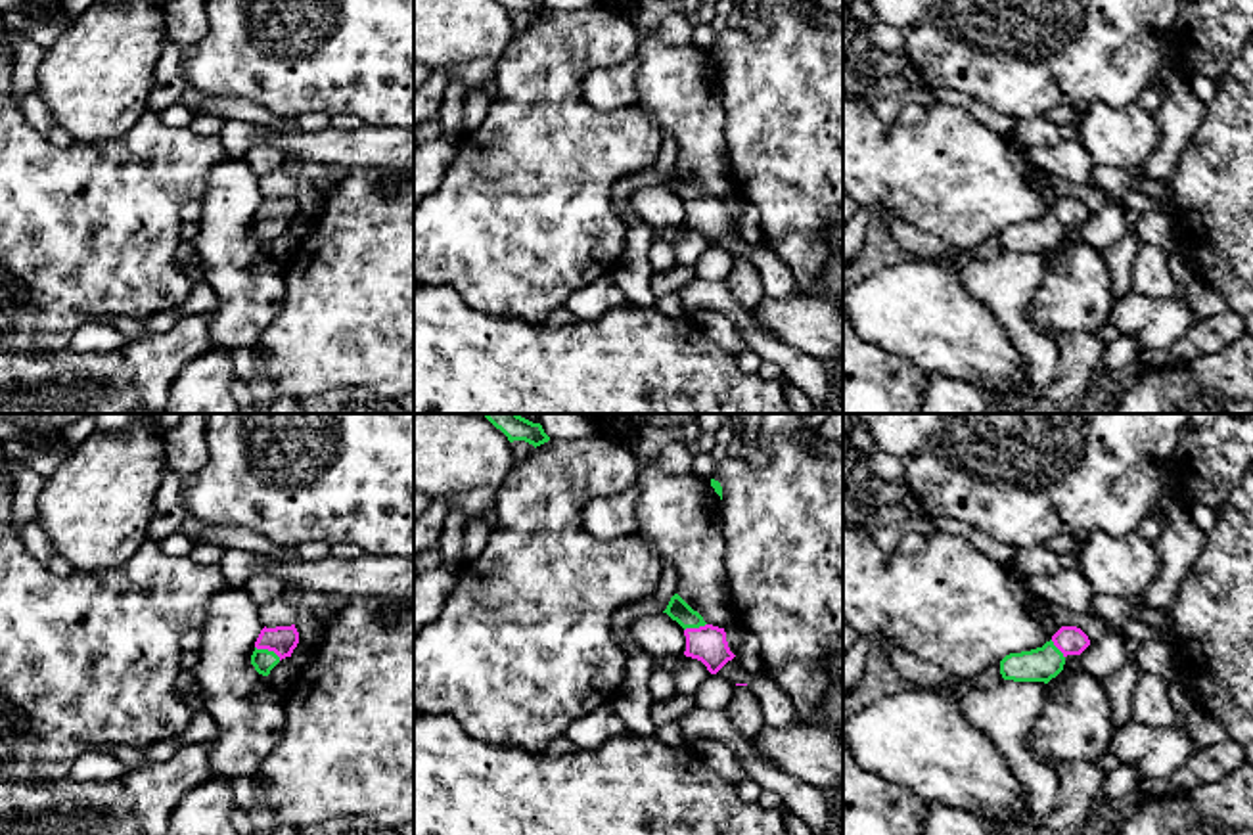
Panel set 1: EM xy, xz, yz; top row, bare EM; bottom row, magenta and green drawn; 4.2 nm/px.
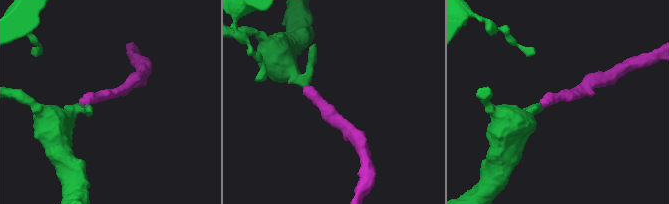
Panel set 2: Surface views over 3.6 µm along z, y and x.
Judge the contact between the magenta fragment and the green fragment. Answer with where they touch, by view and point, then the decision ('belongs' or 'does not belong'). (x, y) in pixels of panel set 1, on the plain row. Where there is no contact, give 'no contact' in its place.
meets magenta in xy at (269, 221); belongs

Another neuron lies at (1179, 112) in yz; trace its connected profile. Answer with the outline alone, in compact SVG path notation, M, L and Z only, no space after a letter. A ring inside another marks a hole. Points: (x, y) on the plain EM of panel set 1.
M1167 56L1155 84L1159 103L1153 119L1159 126L1159 144L1138 170L1146 180L1169 184L1182 149L1205 117L1205 103L1192 92L1190 75L1171 56Z

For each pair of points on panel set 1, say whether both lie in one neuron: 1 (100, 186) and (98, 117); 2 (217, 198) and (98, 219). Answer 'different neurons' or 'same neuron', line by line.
1: different neurons
2: different neurons

